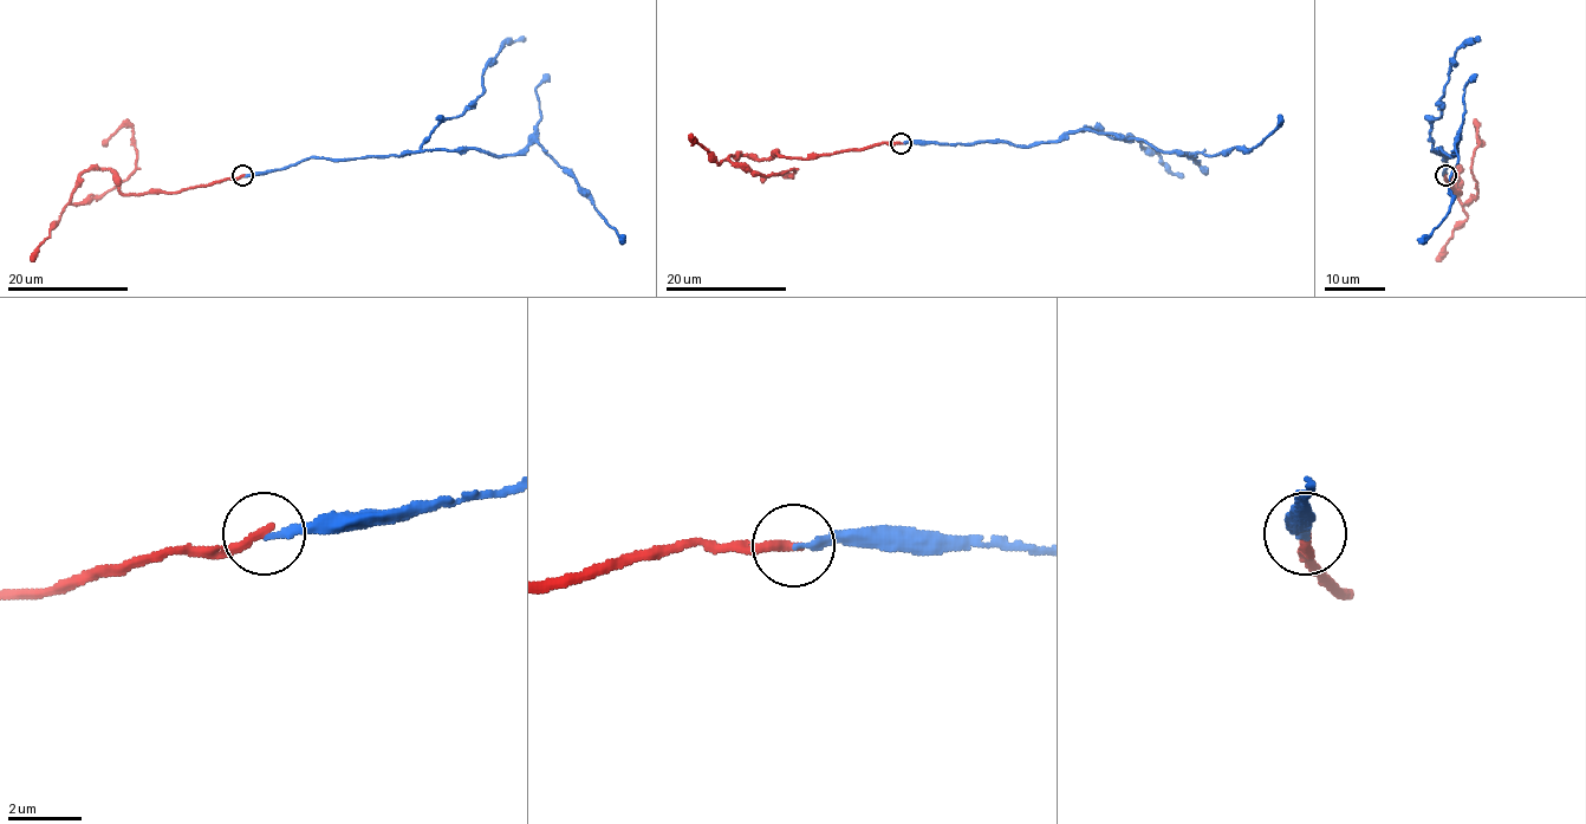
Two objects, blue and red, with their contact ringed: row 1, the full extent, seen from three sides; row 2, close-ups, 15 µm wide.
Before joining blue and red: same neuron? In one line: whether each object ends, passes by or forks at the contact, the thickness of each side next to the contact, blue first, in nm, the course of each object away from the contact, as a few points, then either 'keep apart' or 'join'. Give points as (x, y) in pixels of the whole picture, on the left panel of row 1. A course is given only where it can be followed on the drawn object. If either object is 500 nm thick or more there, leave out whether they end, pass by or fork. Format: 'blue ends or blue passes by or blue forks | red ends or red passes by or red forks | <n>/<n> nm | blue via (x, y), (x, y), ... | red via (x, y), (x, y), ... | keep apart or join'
blue ends | red ends | 200/240 nm | blue via (242, 176), (281, 170), (306, 157), (480, 149), (519, 155), (535, 141), (576, 181), (623, 242) | red via (242, 176), (124, 194), (109, 170), (90, 168), (71, 203), (104, 194), (135, 168), (130, 127), (103, 146) | keep apart

